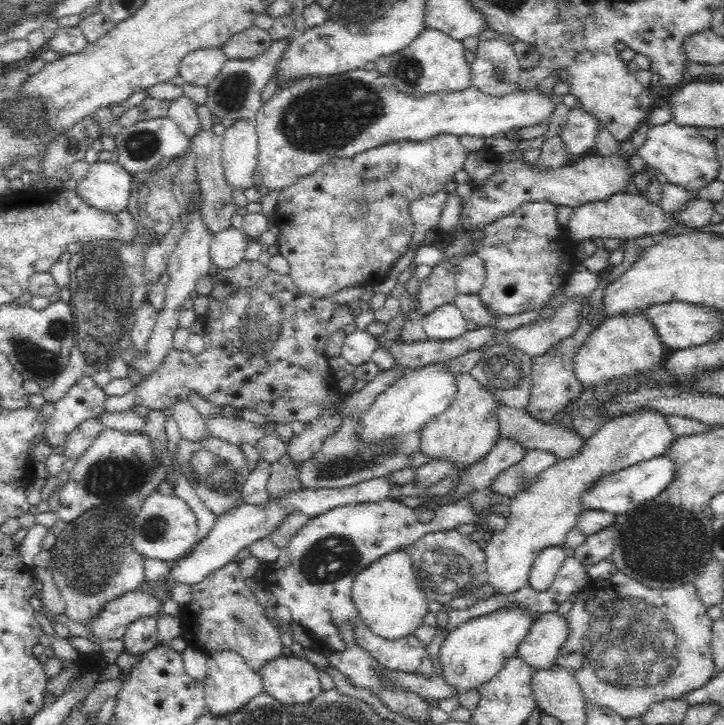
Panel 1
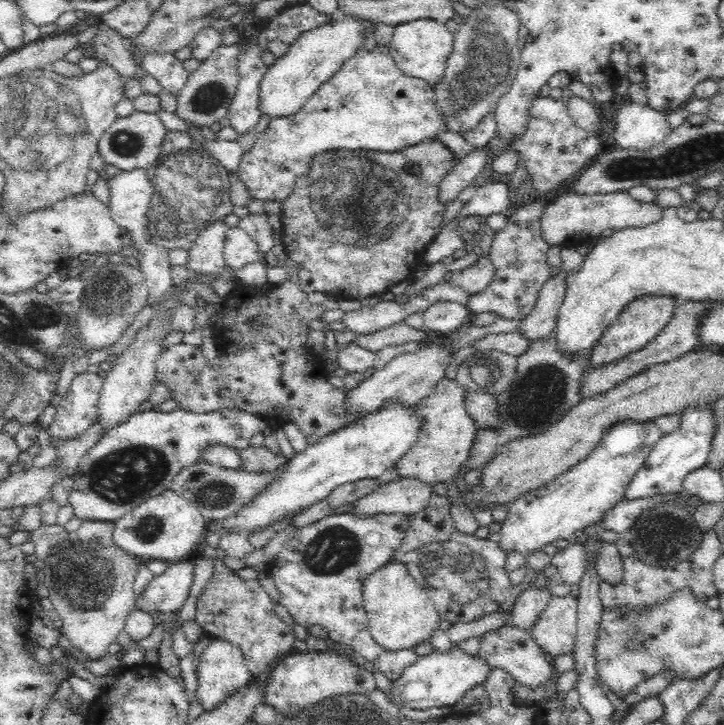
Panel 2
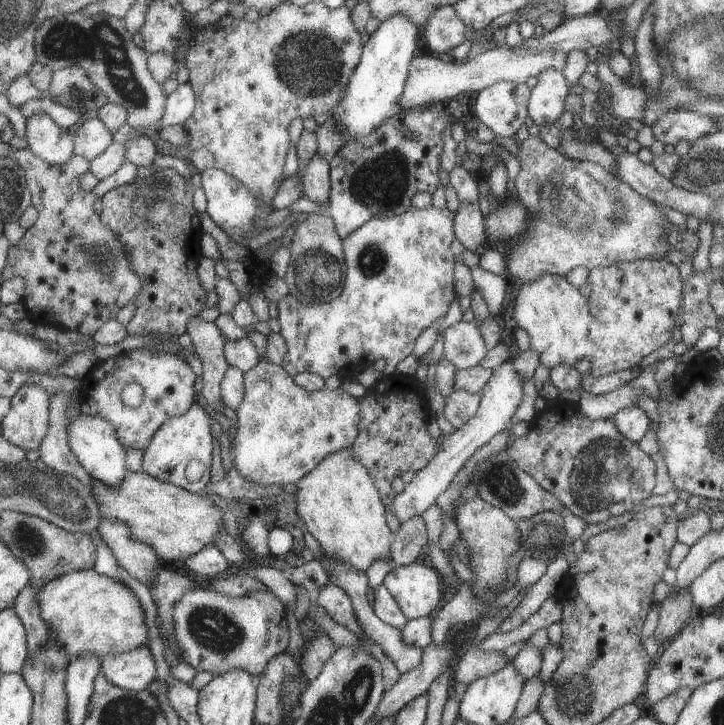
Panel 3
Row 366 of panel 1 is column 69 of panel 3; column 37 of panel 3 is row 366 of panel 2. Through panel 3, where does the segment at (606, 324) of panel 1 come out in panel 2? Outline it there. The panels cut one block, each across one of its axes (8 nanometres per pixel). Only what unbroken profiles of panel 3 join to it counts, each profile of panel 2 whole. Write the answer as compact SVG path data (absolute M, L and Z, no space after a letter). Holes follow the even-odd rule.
M640 295L628 304L620 316L604 329L596 344L590 348L589 365L602 368L624 360L628 354L642 350L649 341L654 340L670 322L678 301L672 295Z

